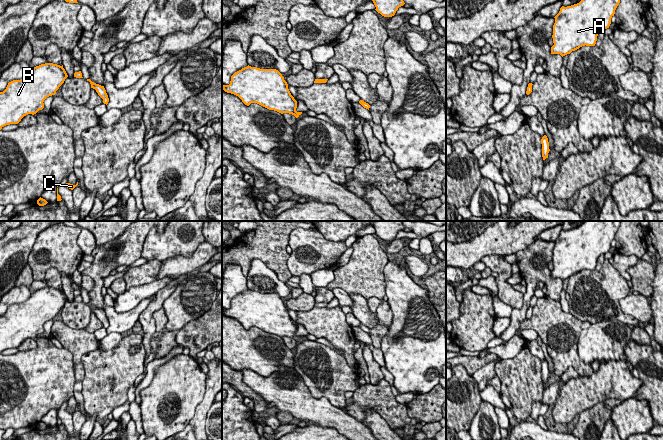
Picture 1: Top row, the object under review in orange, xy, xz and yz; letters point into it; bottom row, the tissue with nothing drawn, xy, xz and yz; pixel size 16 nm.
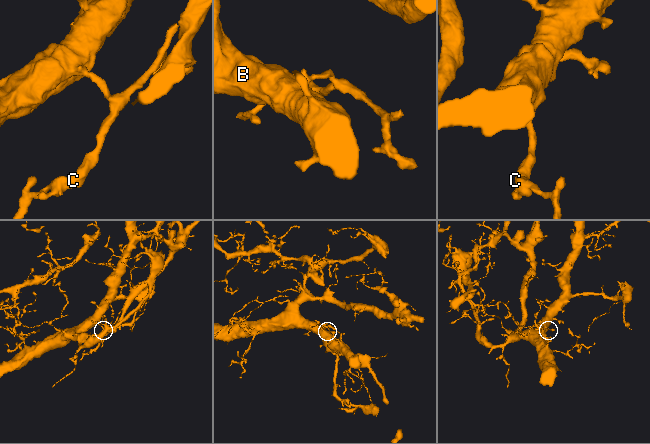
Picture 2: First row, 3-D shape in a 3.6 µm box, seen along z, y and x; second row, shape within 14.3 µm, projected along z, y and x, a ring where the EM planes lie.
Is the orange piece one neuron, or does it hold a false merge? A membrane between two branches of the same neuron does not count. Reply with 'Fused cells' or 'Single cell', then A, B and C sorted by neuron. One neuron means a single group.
Single cell. Groups: A B C

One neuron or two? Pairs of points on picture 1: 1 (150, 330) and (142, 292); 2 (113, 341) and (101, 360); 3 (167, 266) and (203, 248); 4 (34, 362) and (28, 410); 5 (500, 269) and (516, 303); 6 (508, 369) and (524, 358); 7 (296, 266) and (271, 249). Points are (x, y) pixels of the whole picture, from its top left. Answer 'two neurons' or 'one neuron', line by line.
1: two neurons
2: two neurons
3: one neuron
4: one neuron
5: one neuron
6: one neuron
7: two neurons

